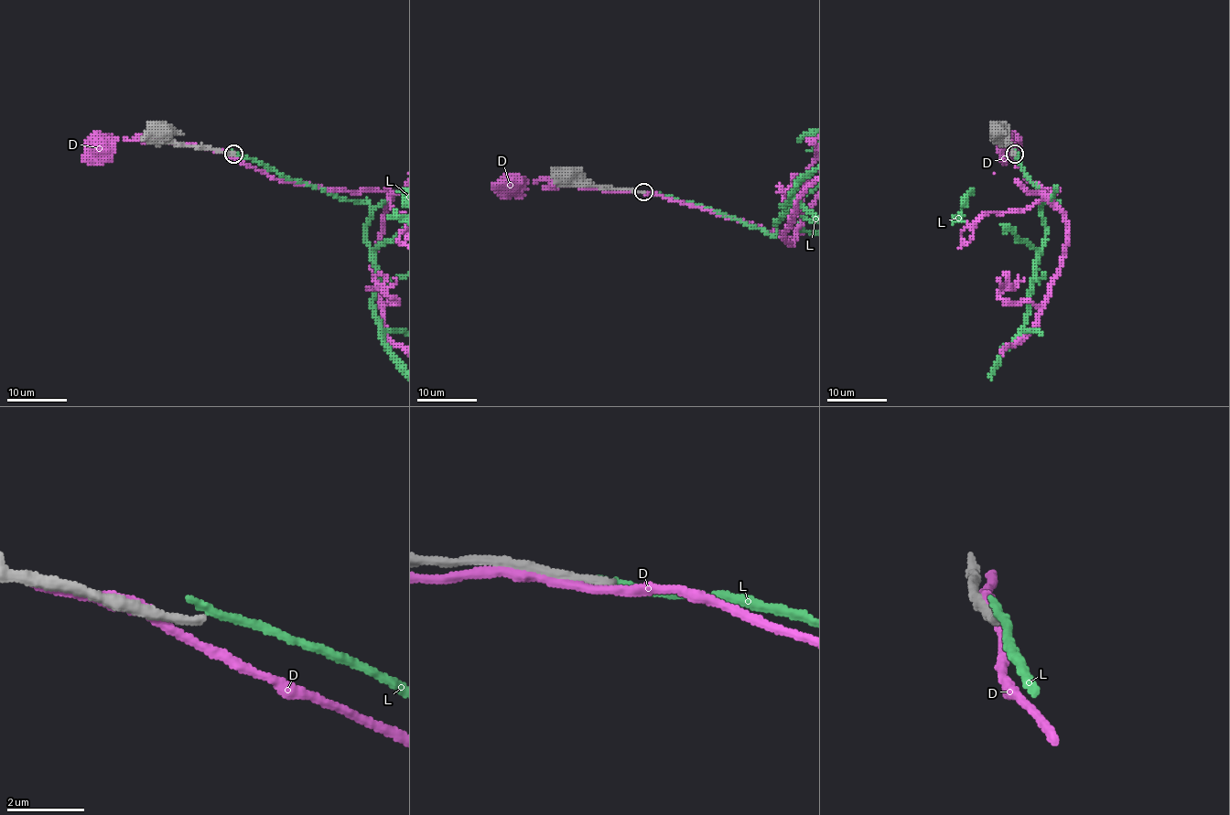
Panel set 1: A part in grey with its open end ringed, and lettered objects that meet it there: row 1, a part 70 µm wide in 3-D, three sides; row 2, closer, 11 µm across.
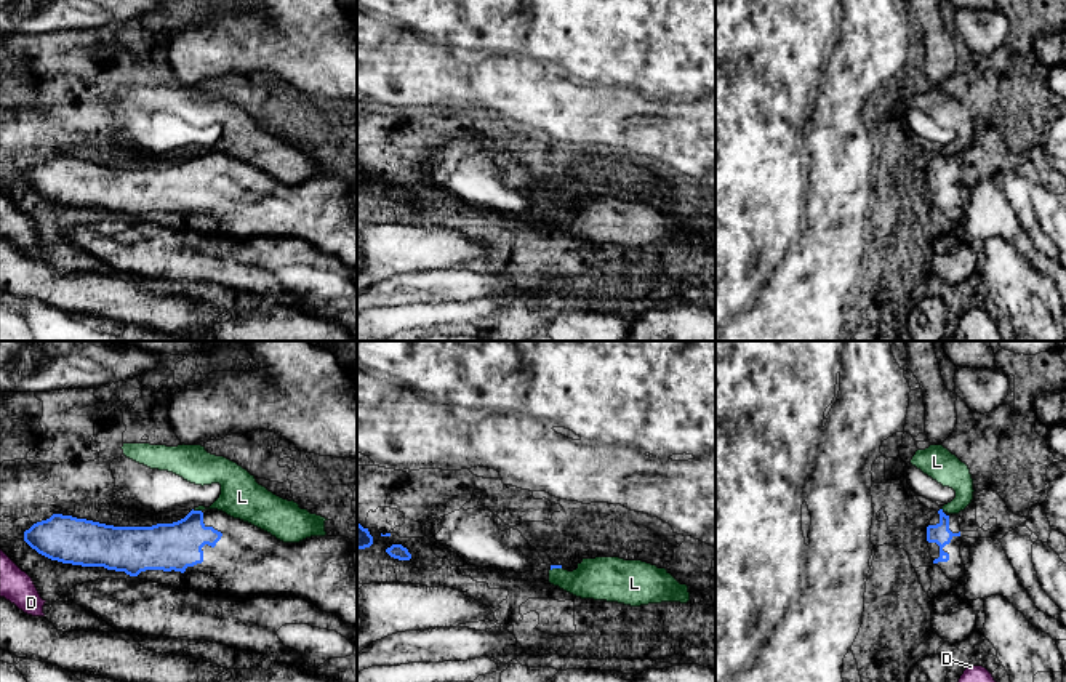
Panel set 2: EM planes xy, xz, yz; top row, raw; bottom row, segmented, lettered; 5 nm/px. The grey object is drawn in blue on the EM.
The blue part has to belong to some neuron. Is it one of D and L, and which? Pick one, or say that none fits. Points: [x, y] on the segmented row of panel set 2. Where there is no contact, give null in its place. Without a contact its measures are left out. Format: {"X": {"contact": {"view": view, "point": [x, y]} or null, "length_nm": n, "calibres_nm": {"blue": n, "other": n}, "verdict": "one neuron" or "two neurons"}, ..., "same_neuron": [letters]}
{"D": {"contact": null, "verdict": "two neurons"}, "L": {"contact": {"view": "xy", "point": [197, 511]}, "length_nm": 50, "calibres_nm": {"blue": 240, "other": 220}, "verdict": "two neurons"}, "same_neuron": []}

